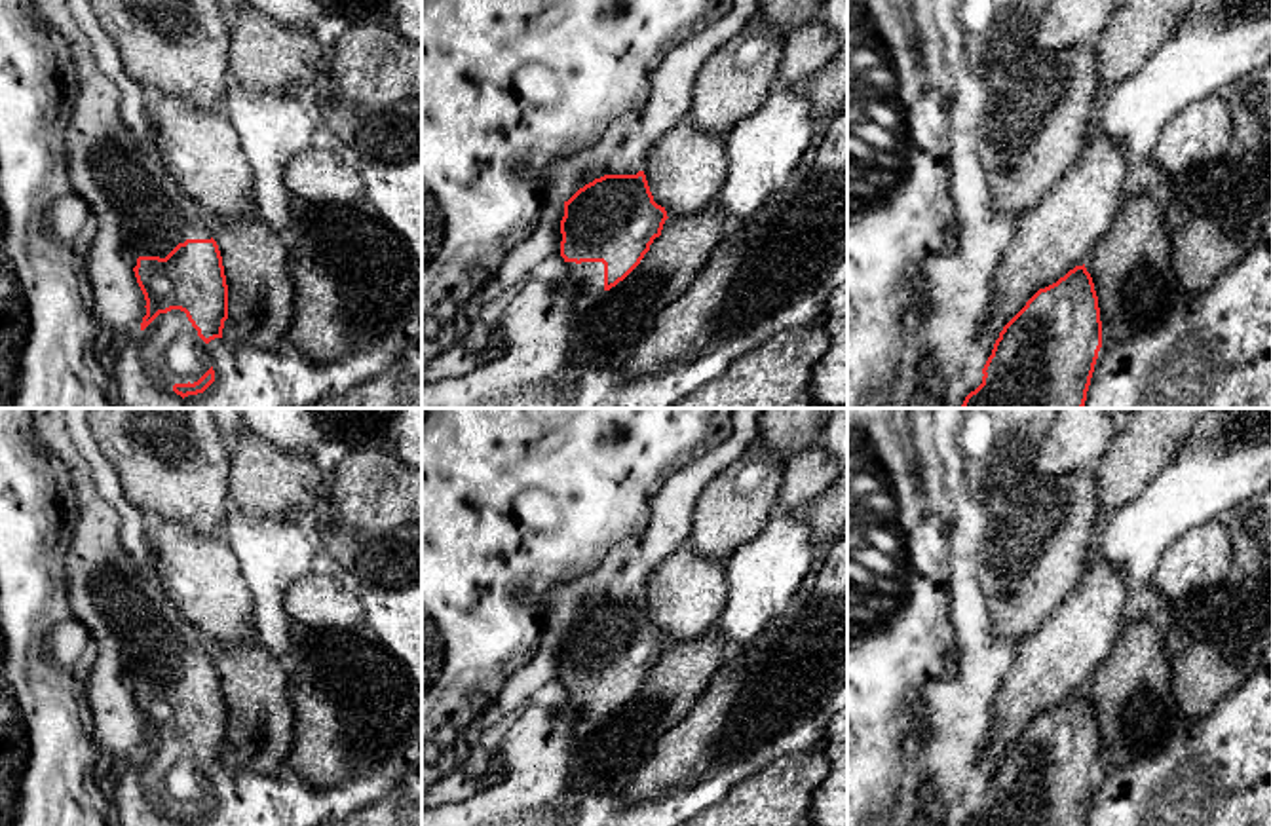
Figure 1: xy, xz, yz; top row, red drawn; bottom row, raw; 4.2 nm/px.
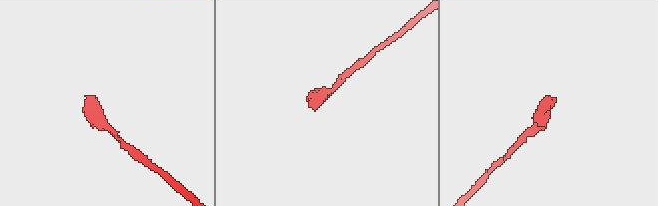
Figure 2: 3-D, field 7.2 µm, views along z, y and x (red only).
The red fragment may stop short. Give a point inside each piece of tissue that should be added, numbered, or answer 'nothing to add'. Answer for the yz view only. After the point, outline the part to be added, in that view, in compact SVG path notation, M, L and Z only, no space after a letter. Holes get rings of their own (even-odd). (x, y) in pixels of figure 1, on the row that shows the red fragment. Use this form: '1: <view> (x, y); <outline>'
nothing to add

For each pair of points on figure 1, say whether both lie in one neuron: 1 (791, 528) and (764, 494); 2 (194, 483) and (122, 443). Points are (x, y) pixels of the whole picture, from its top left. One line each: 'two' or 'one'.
1: two
2: one

